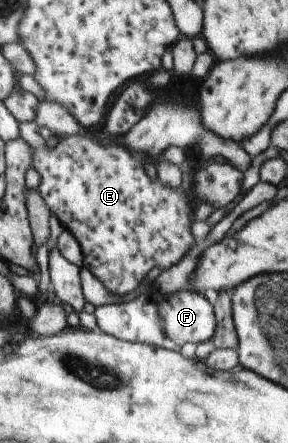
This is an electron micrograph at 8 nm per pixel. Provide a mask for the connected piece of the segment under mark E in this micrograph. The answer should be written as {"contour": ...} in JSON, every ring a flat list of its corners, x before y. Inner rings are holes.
{"contour":[[32,121,18,126,20,138,32,150,30,166,40,176,36,190,48,206,49,214,56,216,62,229,68,230,77,240,85,267,110,294,130,294,152,268,164,271,188,254,196,241,190,234,194,206,182,188,168,188,157,178,146,176,141,160,132,156,120,139,112,143,98,142,98,136,94,136,97,129,64,136,54,147,46,146,38,129]]}

